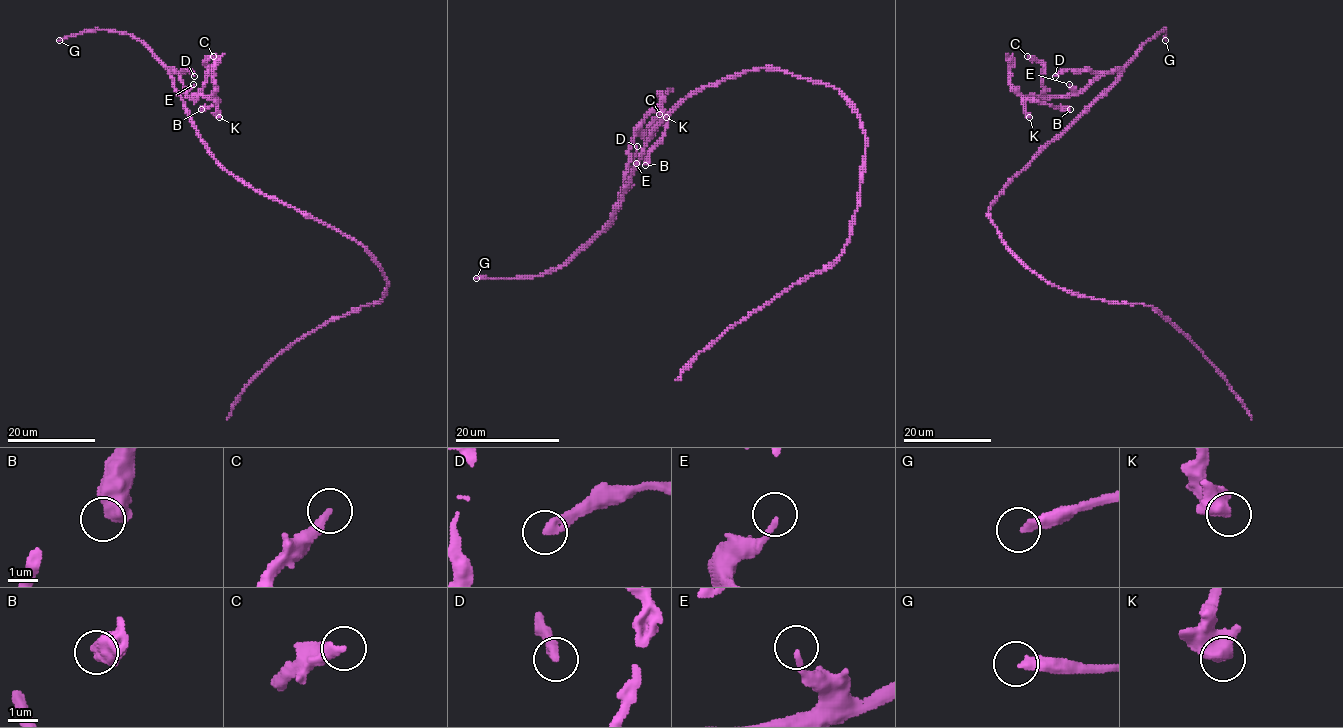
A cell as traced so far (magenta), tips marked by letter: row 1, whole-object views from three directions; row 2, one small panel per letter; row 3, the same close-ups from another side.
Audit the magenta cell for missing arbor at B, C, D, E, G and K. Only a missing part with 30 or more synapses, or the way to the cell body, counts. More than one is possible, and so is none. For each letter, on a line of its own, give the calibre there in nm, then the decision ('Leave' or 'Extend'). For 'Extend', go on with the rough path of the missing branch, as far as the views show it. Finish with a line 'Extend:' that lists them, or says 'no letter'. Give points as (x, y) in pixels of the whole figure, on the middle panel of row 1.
B: Thickness 650 nm. Leave
C: Thickness 320 nm. Leave
D: Thickness 300 nm. Leave
E: Thickness 160 nm. Leave
G: Thickness 340 nm. Extend
K: Thickness 480 nm. Leave
Extend: G

